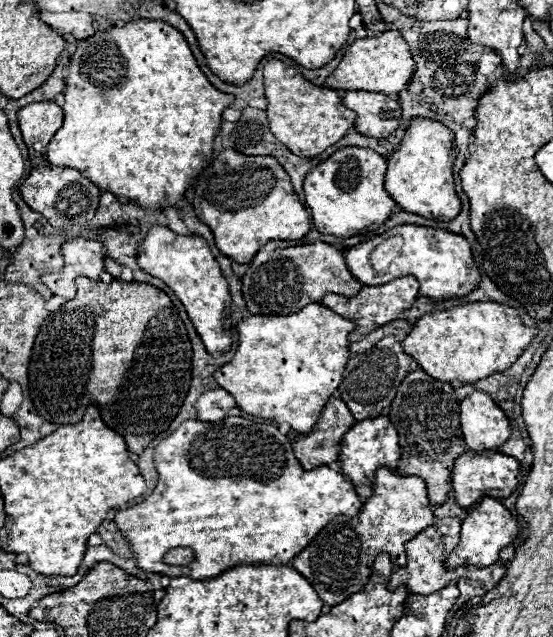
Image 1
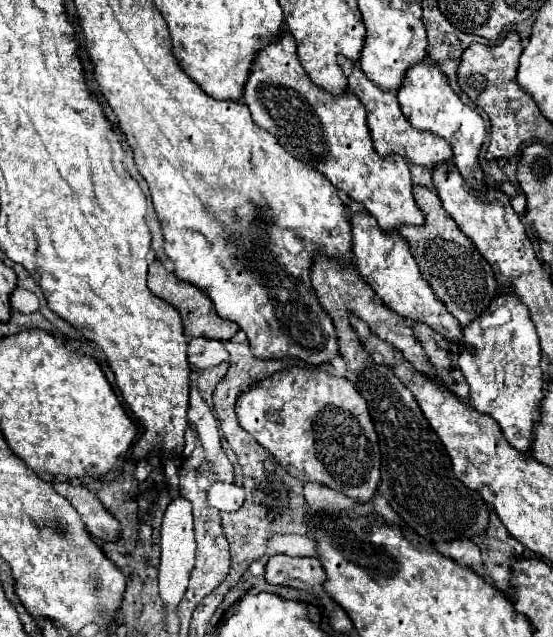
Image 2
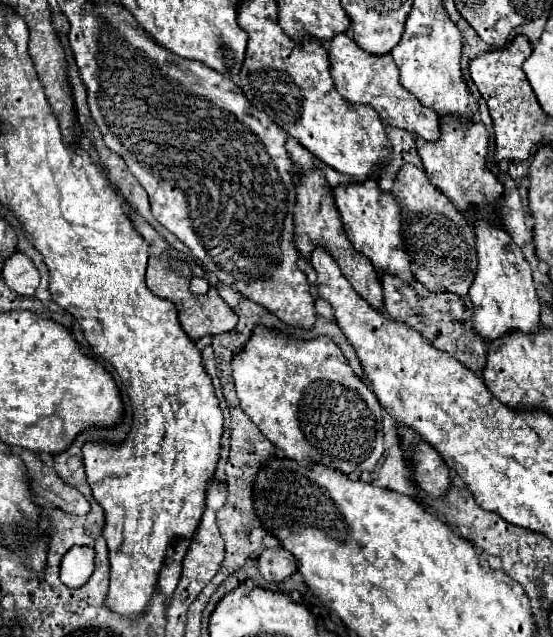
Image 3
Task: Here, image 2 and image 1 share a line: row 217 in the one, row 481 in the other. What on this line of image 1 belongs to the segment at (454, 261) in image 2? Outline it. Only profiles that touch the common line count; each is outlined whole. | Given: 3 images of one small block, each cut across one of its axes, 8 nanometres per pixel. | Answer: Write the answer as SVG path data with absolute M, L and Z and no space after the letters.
M422 368L408 372L402 380L396 398L390 406L390 420L394 422L400 434L402 458L396 466L396 472L402 476L420 476L426 482L426 492L432 504L442 504L452 492L450 470L454 460L468 452L466 442L462 440L460 422L458 422L460 402L454 394L454 388L448 382L440 382L428 376Z

